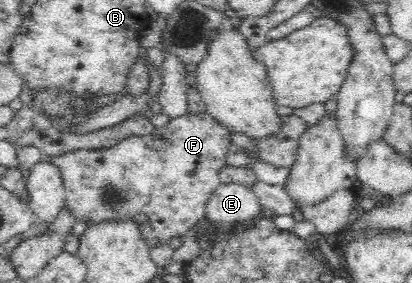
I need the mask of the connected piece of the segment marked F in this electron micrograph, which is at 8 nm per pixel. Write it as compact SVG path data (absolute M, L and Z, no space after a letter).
M207 111L199 114L187 112L184 115L171 119L162 127L156 127L150 135L133 135L120 140L115 146L106 149L71 150L71 152L65 152L65 154L60 154L51 159L53 164L59 167L62 174L63 186L66 192L66 205L64 208L71 211L77 222L90 222L93 225L99 224L99 222L119 222L119 220L125 222L125 220L134 220L139 225L144 242L151 249L155 246L167 245L175 236L185 236L185 232L189 232L190 228L193 228L201 218L206 216L207 201L215 188L222 183L219 174L220 170L226 166L225 156L227 156L230 144L229 129L219 124L219 121L215 120Z

